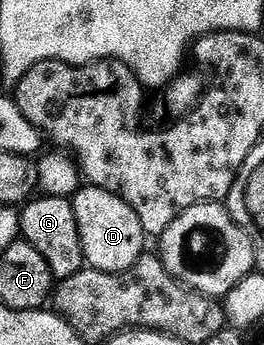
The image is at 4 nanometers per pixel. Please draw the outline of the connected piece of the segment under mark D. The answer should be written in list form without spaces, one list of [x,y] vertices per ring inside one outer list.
[[[86,185],[73,195],[72,202],[76,225],[80,229],[82,258],[93,270],[116,275],[138,263],[147,250],[148,236],[140,225],[140,217],[136,217],[134,210],[120,196]]]

